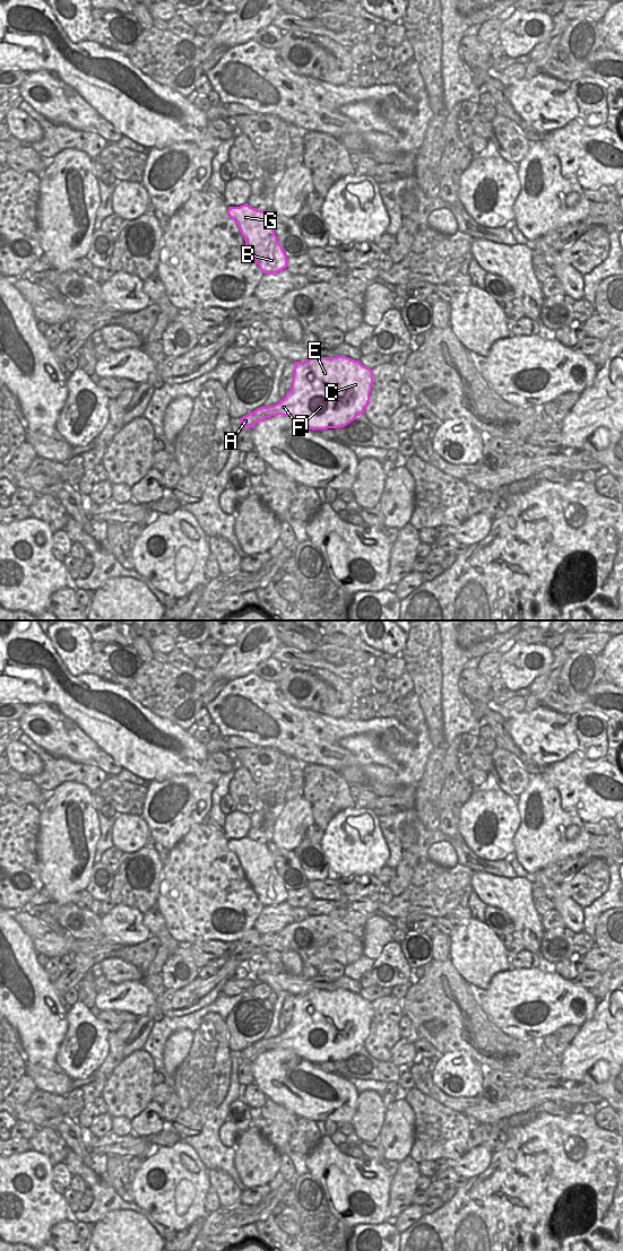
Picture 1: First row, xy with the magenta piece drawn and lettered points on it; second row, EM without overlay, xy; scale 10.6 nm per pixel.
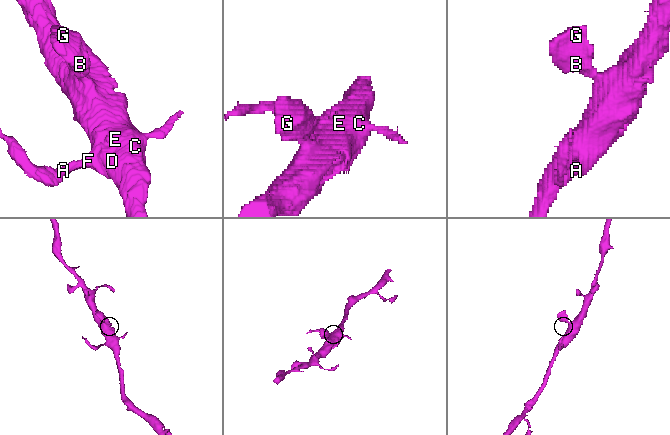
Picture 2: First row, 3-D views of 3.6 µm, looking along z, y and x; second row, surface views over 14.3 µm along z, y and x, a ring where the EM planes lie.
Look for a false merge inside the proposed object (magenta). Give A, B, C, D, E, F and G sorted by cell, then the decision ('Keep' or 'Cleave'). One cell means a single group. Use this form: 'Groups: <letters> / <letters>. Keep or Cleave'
Groups: A B C D E F G. Keep.

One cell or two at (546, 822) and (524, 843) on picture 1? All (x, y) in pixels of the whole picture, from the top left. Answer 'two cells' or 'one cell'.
one cell

